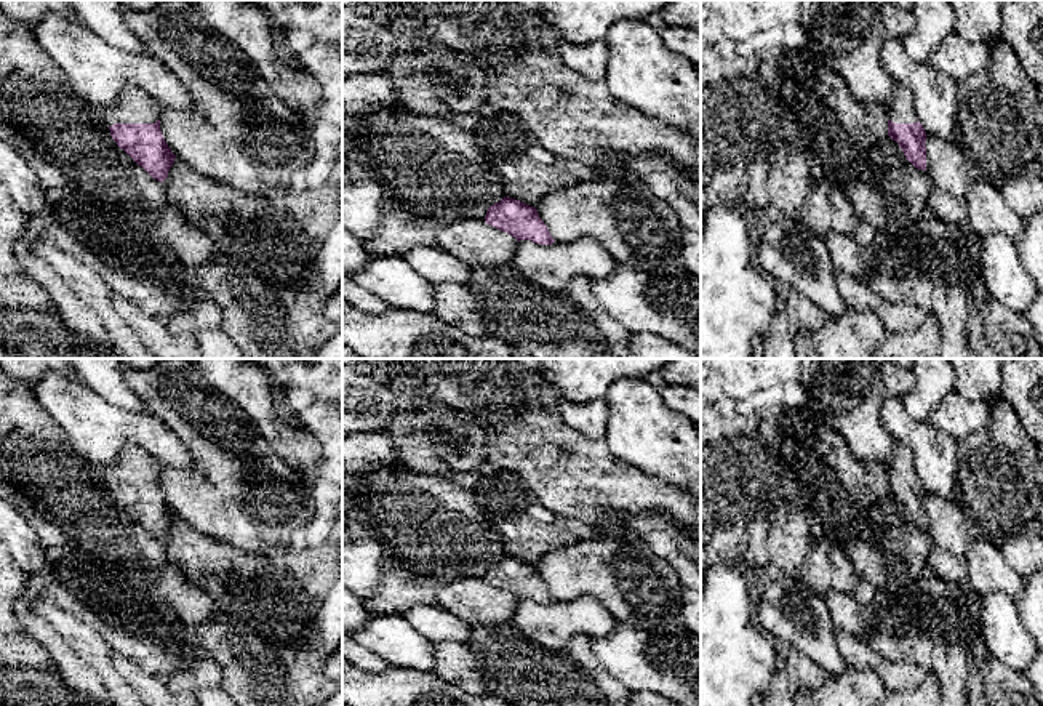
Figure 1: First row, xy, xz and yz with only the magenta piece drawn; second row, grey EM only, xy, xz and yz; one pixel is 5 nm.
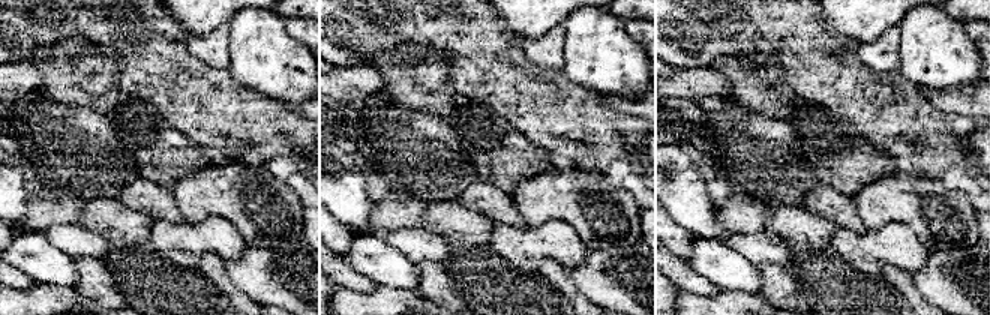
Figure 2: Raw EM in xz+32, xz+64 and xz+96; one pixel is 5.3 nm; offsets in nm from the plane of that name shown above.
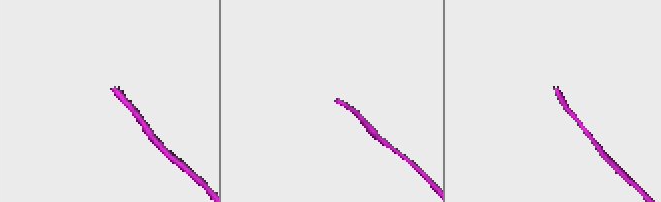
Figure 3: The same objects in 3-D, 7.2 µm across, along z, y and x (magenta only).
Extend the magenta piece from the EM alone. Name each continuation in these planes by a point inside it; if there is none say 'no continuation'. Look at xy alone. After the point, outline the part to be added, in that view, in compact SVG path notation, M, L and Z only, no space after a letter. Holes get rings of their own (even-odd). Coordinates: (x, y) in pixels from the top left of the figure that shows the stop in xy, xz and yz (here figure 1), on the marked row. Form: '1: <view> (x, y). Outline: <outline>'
1: xy (133, 106). Outline: M125 86L115 104L99 107L99 115L109 126L114 123L155 123L158 104L144 91Z

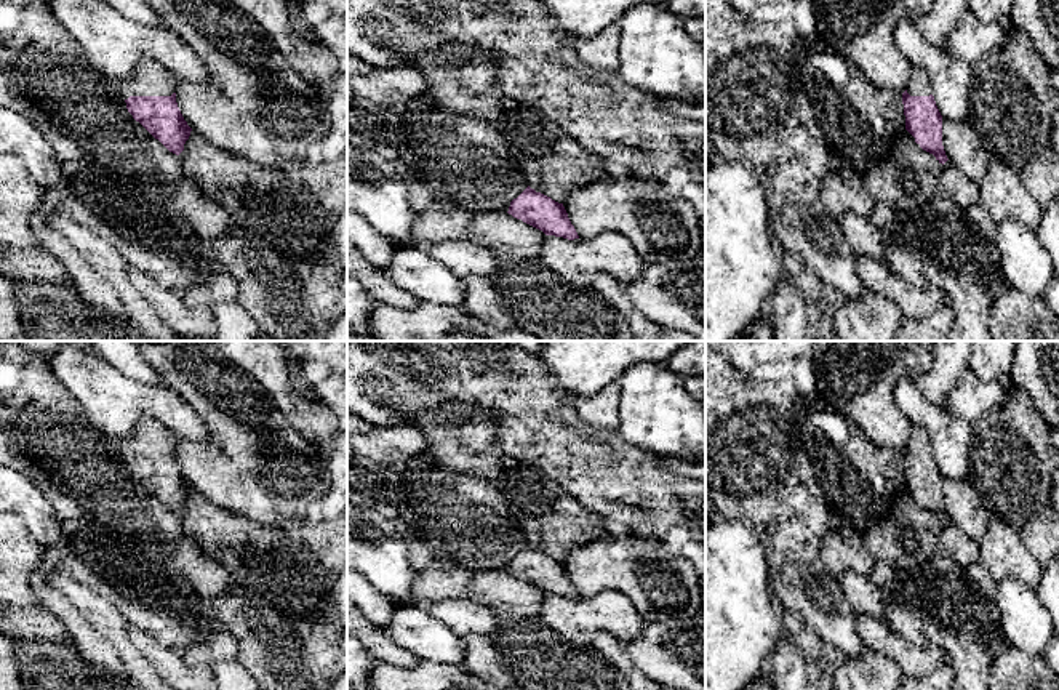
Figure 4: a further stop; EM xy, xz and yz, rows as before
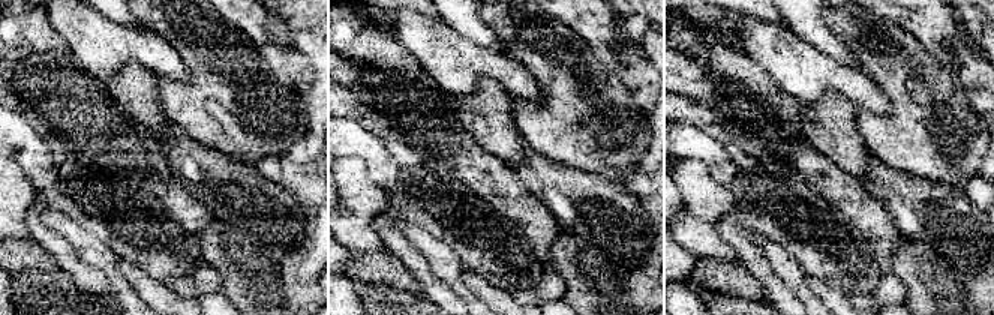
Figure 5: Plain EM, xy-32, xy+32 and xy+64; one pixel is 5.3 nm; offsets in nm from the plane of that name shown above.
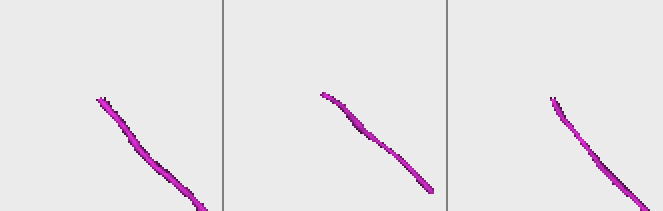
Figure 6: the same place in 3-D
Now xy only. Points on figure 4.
1: xy (149, 79). Outline: M141 59L131 77L115 80L115 88L125 99L130 96L171 96L174 77L160 64Z

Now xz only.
no continuation

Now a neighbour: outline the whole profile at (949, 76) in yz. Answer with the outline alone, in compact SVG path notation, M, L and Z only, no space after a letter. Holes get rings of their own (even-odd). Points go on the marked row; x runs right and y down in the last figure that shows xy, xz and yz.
M910 19L896 24L894 43L912 66L926 72L942 118L968 122L971 66L949 48L931 45Z

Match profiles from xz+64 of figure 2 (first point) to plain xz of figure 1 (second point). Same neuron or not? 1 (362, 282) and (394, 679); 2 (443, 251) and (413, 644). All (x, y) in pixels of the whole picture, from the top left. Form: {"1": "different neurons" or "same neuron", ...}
{"1": "different neurons", "2": "different neurons"}

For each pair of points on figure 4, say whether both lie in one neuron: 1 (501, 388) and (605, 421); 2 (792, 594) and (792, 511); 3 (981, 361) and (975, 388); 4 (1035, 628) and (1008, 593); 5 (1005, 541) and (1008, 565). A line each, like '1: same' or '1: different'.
1: different
2: same
3: different
4: same
5: same

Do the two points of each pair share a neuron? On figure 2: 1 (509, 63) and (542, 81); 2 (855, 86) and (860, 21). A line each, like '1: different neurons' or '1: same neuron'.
1: same neuron
2: different neurons

